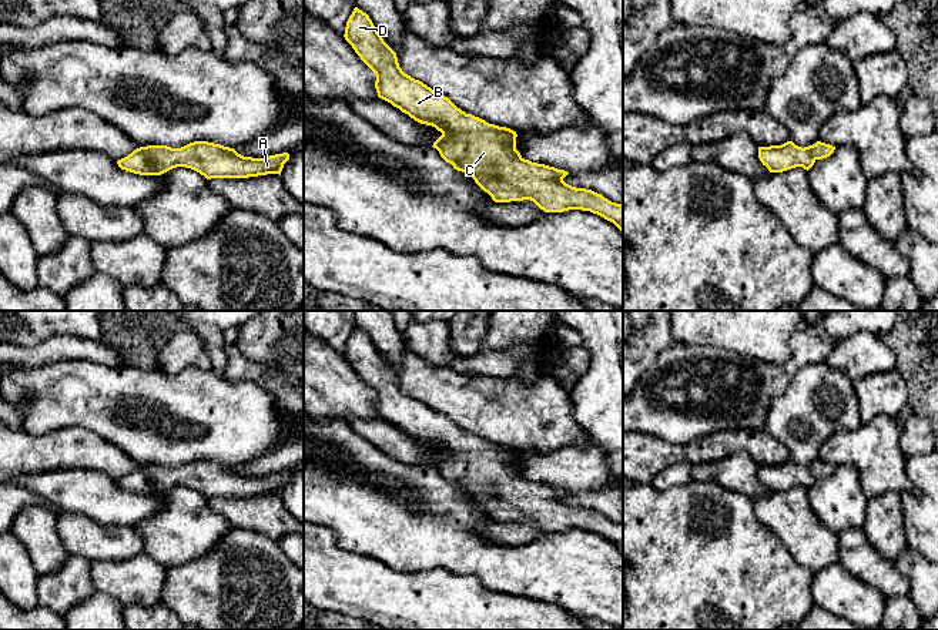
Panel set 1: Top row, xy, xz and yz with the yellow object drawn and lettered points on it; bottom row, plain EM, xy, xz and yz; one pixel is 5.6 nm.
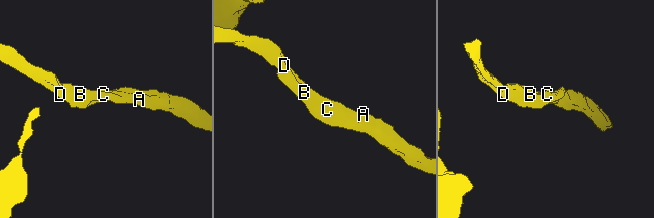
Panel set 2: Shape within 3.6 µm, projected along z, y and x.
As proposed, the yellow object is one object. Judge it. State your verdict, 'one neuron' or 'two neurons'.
one neuron

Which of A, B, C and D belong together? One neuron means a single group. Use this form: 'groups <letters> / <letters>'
groups A B C D

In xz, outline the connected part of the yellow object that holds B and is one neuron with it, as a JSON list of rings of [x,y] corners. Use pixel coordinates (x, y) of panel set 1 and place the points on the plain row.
[[[358,326],[346,341],[344,356],[375,392],[378,416],[440,450],[432,466],[455,489],[470,495],[495,522],[530,519],[545,532],[590,530],[623,552],[623,522],[566,503],[565,489],[525,479],[516,469],[516,450],[466,433],[448,416],[405,393],[396,372]]]

